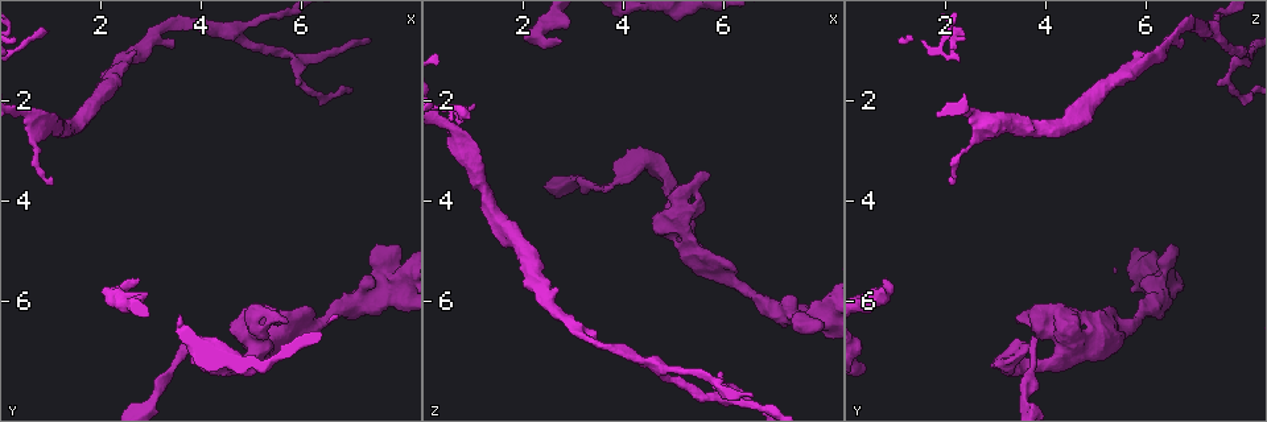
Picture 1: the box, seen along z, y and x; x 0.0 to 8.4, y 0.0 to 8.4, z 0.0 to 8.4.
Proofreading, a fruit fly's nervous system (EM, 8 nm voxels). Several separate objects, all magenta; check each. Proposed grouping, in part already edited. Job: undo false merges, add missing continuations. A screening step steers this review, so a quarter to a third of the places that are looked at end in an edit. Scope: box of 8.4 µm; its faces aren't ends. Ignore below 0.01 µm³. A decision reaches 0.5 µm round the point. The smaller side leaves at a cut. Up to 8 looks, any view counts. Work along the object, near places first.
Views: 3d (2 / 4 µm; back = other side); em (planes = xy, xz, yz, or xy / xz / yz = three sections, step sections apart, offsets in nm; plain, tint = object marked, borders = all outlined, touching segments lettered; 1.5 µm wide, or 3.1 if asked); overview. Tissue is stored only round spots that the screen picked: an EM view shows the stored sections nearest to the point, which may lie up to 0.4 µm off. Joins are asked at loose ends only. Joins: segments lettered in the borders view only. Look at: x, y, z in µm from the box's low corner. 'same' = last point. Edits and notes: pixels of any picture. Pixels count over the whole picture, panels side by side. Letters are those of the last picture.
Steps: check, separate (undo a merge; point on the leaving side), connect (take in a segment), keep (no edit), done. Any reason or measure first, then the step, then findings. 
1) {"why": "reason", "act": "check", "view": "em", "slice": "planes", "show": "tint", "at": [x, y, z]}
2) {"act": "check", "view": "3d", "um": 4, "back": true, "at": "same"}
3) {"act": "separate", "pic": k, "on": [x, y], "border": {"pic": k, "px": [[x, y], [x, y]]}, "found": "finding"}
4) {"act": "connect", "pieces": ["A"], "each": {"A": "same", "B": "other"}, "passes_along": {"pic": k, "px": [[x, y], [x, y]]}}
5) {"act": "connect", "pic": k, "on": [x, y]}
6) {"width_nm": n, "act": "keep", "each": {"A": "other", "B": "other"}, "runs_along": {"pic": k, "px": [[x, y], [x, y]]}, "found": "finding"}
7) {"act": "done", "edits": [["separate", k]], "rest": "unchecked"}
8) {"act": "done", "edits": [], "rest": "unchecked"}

{"why": "thick turns thin", "act": "check", "view": "3d", "um": 4, "at": [6.75, 6.20, 5.95]}

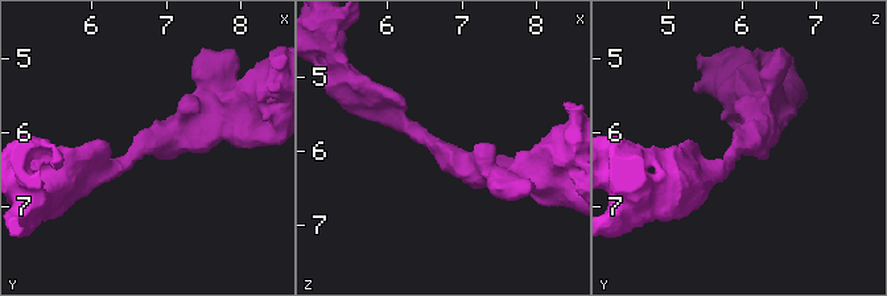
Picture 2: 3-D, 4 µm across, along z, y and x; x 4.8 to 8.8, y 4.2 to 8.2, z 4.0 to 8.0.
{"arm_widths_nm": [220, 360], "act": "check", "view": "em", "slice": "planes", "show": "tint", "at": [6.75, 6.15, 5.95]}

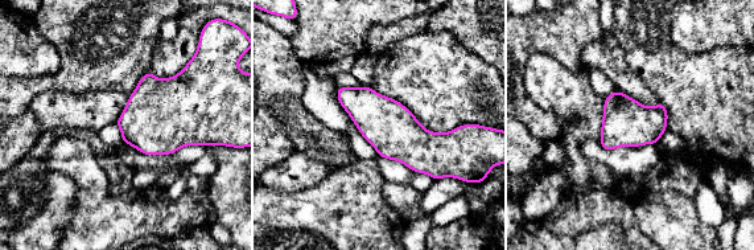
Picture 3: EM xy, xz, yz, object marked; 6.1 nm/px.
{"why": "see the neighbours", "act": "check", "view": "em", "slice": "planes", "show": "borders", "at": "same"}

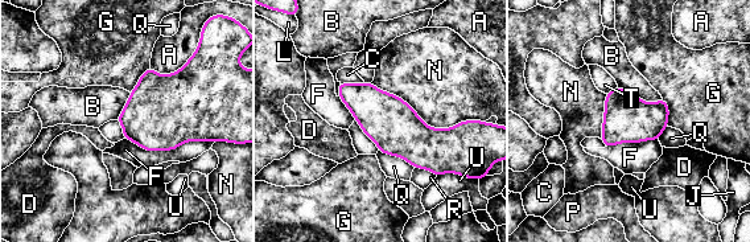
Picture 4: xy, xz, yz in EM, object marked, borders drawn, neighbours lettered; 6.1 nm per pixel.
{"act": "keep", "each": {"A": "other", "B": "other", "C": "other", "D": "other", "F": "other", "G": "other", "J": "other", "L": "other", "N": "other", "P": "other", "Q": "other", "R": "other", "T": "other", "U": "other"}, "border": {"pic": 4, "px": [[371, 82], [433, 127], [470, 120]]}, "found": "all the same neuron"}

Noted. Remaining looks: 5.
{"why": "thick turns thin", "act": "check", "view": "em", "slice": "yz", "step": 8, "show": "tint", "at": [3.95, 6.95, 3.55]}

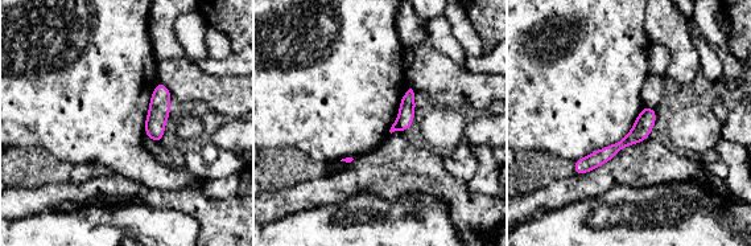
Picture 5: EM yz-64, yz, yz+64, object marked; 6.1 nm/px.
{"act": "check", "view": "em", "slice": "xz", "step": 4, "show": "borders", "at": "same"}

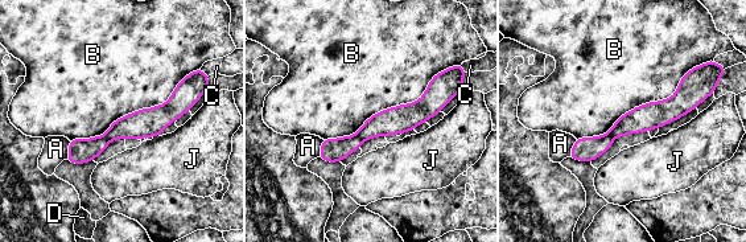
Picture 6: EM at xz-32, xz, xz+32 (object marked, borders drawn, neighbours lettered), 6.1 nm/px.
{"act": "separate", "pic": 6, "on": [332, 150], "each": {"A": "other", "B": "other", "C": "other", "D": "other", "J": "other"}, "border": {"pic": 6, "px": [[355, 134], [362, 140]]}, "found": "two neurons meet here"}

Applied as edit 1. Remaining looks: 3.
{"why": "free end", "act": "check", "view": "em", "slice": "planes", "show": "borders", "at": [2.75, 5.55, 0.85]}

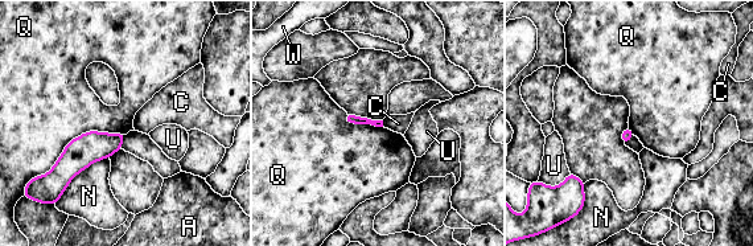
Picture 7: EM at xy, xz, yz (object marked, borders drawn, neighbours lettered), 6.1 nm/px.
{"longest_contact_nm": ["Q", 550], "act": "keep", "each": {"A": "other", "C": "other", "N": "other", "Q": "other", "U": "other", "W": "other"}, "found": "no lettered segment goes on from it"}

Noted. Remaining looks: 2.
{"act": "done", "edits": [["separate", 6]], "rest": "unchecked"}

